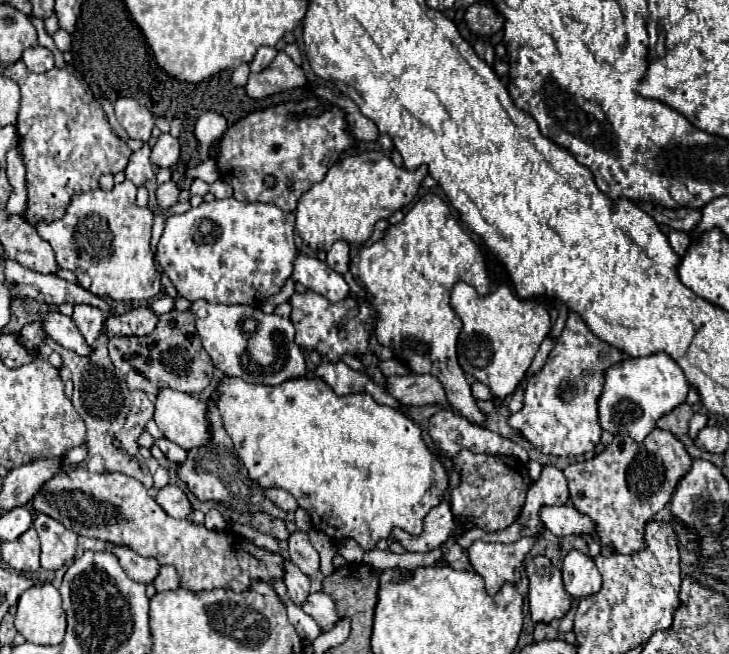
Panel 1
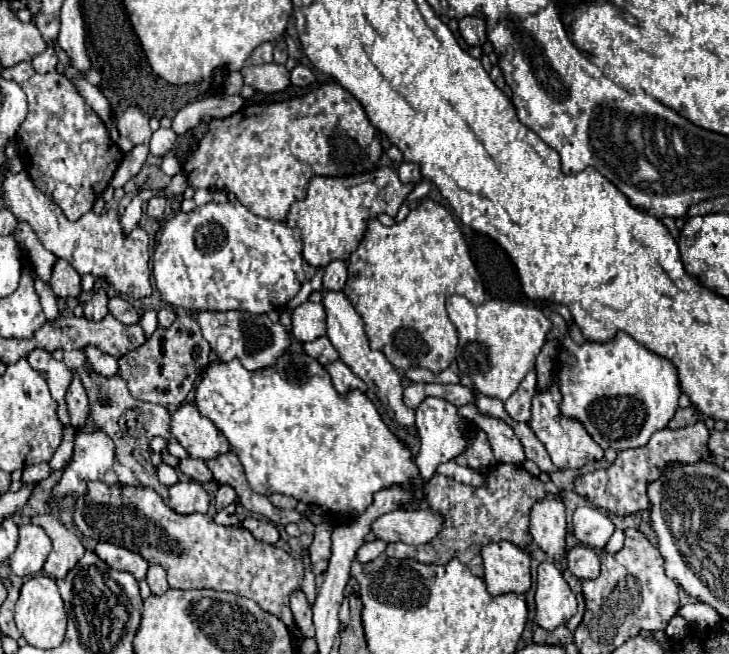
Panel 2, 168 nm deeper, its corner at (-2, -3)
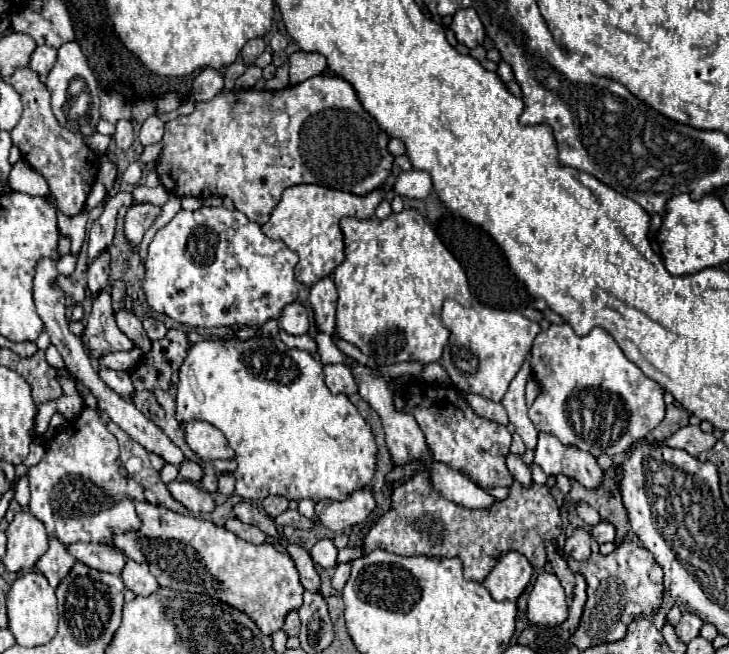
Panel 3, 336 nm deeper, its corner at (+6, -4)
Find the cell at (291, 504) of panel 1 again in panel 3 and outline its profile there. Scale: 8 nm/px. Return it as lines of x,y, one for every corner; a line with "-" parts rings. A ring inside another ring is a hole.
270,495
270,497
266,497
266,499
262,501
262,507
264,507
264,511
274,519
274,517
278,517
280,513
284,513
284,511
288,509
288,501
286,501
284,497

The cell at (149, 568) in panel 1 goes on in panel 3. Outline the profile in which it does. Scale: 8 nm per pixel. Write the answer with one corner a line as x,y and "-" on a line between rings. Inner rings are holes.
80,541
80,543
68,545
68,551
72,557
82,561
84,565
98,569
98,571
106,571
106,573
120,575
126,565
124,553
120,553
116,547
110,547
106,543
100,545
100,543
82,543

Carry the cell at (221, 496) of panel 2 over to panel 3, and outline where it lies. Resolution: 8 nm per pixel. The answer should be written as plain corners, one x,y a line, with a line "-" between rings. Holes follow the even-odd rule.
222,473
222,475
218,477
218,493
228,497
228,495
232,495
232,491
234,491
234,475

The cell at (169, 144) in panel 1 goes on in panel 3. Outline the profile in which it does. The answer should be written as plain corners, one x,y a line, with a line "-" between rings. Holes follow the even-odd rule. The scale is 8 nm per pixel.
156,115
148,117
140,129
140,143
146,147
146,145
154,145
154,143
160,143
164,137
164,121
158,119

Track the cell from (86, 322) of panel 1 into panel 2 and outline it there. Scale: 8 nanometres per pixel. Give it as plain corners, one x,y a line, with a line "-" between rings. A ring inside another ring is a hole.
98,290
84,306
84,316
88,320
102,320
108,314
108,296
104,290

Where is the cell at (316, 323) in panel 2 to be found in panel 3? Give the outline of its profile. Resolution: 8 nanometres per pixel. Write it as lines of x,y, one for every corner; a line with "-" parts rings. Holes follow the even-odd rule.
294,301
292,305
286,305
282,309
278,325
282,331
286,331
290,335
306,335
310,329
310,315
304,309
304,305

